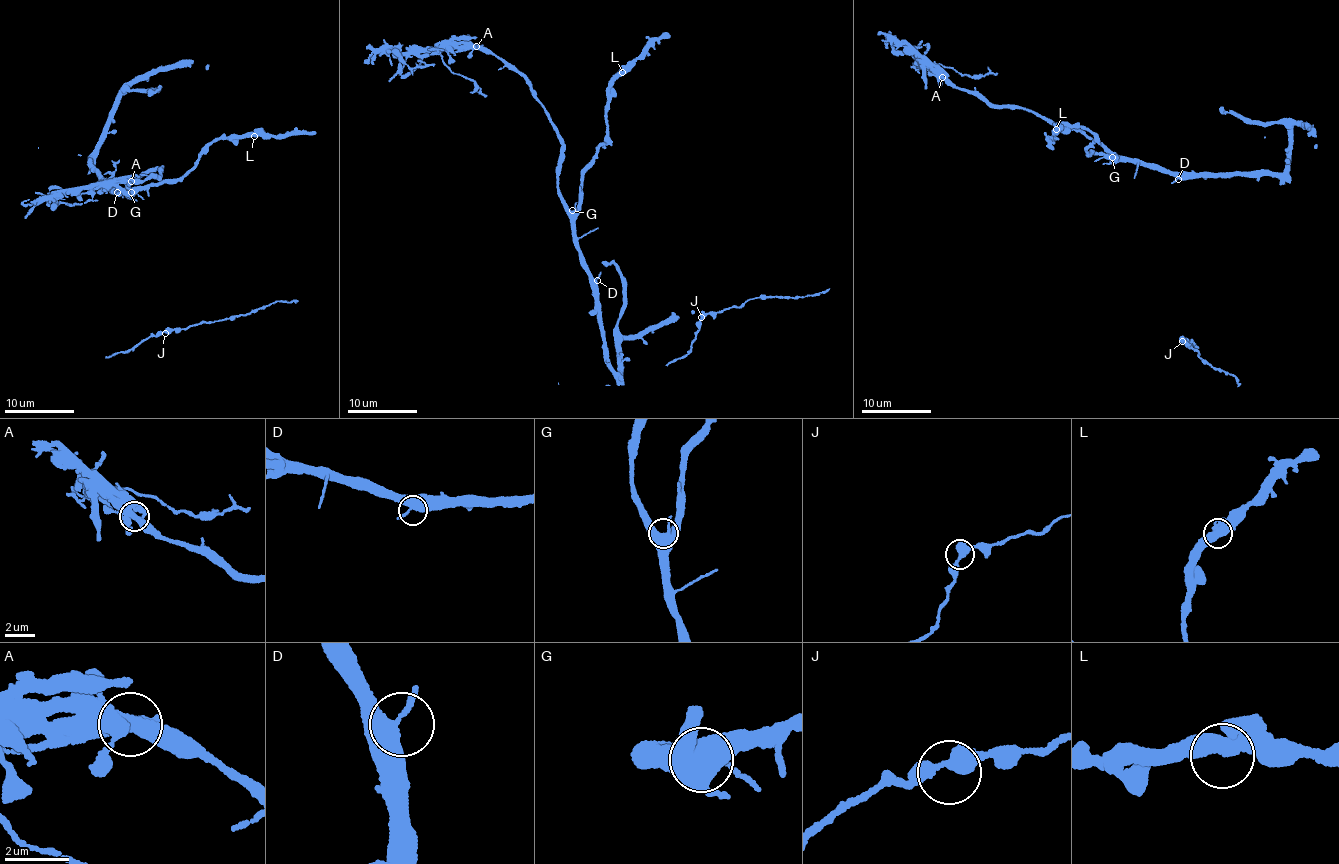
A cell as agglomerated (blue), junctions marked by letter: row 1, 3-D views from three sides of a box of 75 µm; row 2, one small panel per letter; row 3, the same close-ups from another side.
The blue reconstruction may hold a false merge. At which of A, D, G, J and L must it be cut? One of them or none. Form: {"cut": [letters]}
{"cut": ["A"]}

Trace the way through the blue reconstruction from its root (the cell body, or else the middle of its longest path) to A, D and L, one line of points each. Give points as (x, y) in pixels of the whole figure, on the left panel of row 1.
A: (124, 193), (137, 178), (163, 169), (161, 167), (163, 173), (158, 179), (132, 181)
D: (124, 193), (119, 188), (112, 188), (117, 192)
L: (124, 193), (144, 190), (182, 176), (196, 162), (201, 148), (215, 141), (254, 136)

